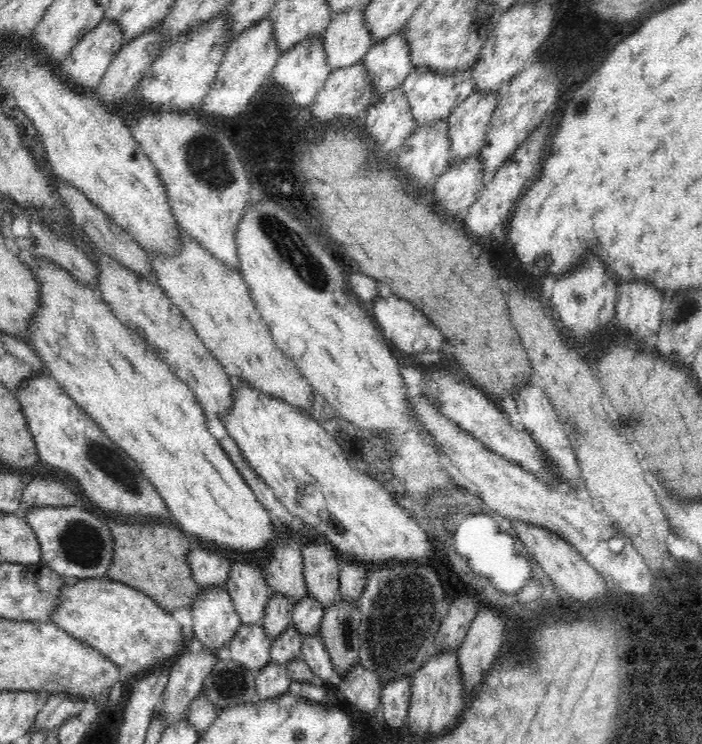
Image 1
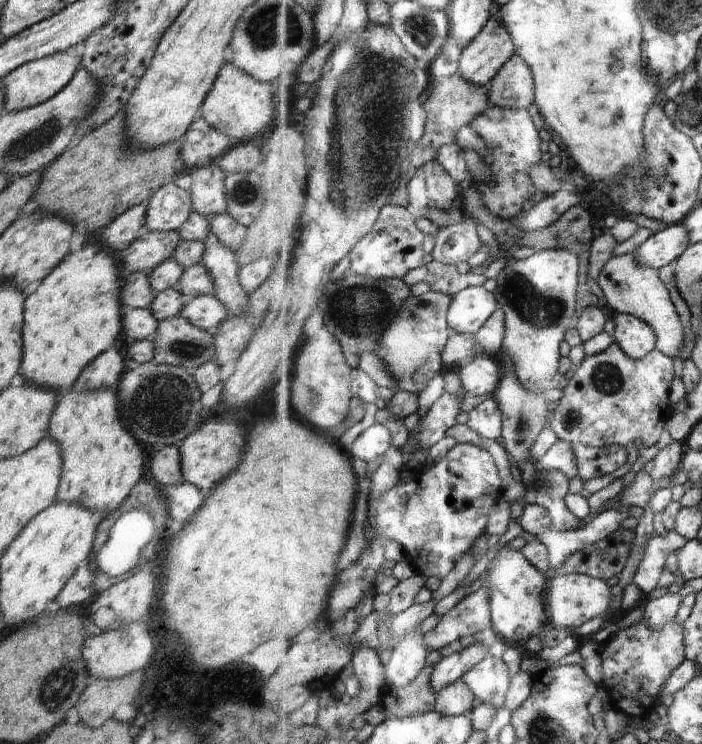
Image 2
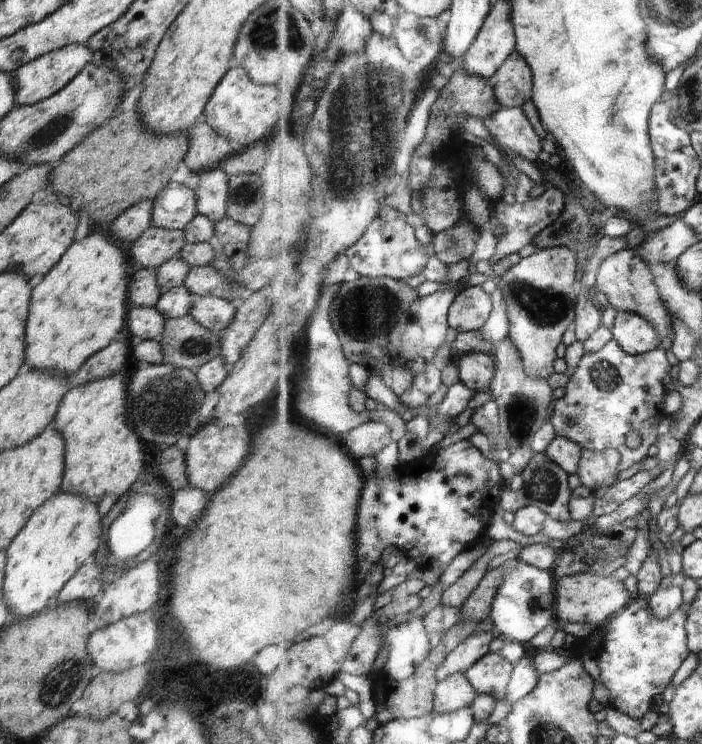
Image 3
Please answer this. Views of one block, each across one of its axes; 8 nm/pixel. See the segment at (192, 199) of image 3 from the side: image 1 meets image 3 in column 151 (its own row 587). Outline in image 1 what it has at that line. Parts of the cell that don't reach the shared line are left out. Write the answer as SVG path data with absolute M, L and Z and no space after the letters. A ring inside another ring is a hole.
M226 586L203 588L189 609L193 617L193 631L197 643L206 650L220 652L238 632L241 618L235 612Z

